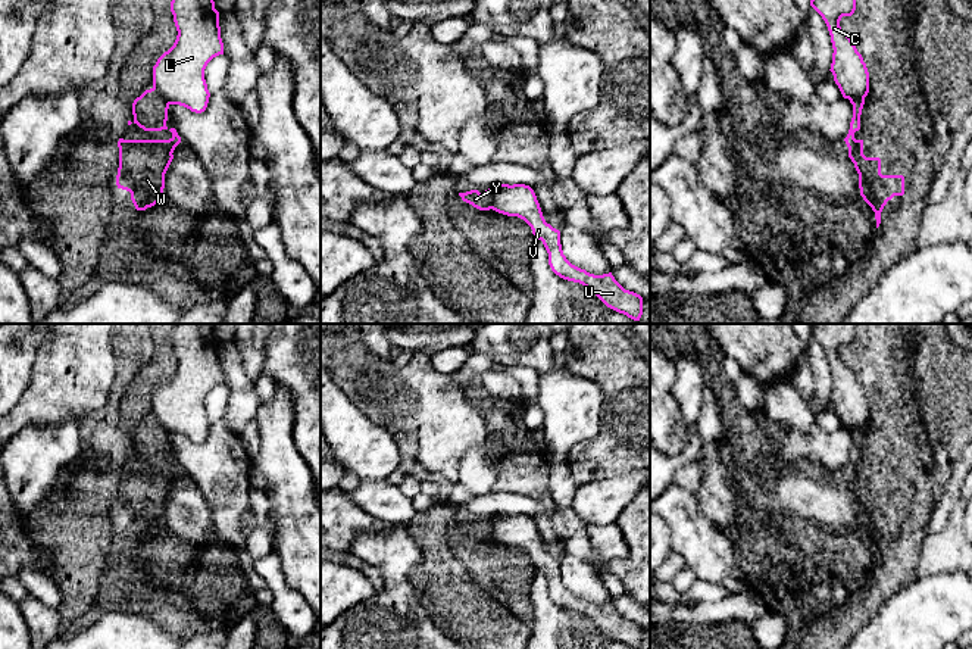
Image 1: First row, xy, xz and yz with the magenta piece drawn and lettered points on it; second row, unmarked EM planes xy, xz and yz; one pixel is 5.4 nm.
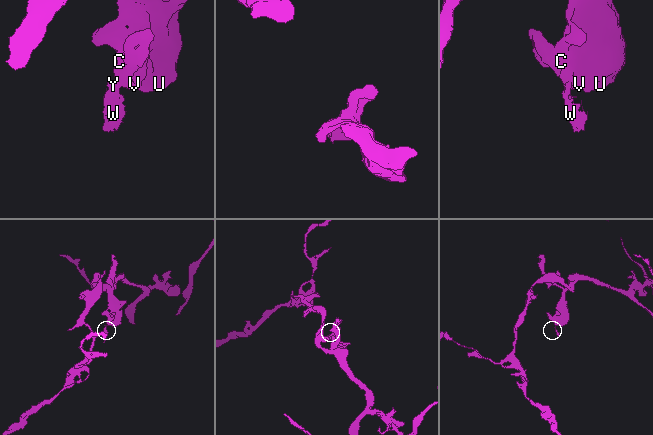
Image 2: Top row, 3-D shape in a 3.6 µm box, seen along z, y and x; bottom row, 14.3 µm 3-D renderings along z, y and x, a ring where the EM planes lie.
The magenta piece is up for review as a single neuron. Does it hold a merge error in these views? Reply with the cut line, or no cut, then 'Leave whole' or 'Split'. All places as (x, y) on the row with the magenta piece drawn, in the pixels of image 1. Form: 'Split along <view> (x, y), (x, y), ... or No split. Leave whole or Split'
Split along xz (487, 190), (491, 208). Split

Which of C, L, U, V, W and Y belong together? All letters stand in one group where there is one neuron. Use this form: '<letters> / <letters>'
C L U V / W Y

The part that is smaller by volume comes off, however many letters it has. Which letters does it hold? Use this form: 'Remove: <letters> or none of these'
Remove: W, Y

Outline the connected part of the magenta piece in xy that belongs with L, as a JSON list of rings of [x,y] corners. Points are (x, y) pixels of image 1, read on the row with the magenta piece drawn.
[[[172,0],[171,12],[178,31],[174,46],[153,66],[153,90],[169,104],[179,104],[191,112],[206,110],[210,93],[204,79],[207,63],[224,54],[219,12],[213,0]]]

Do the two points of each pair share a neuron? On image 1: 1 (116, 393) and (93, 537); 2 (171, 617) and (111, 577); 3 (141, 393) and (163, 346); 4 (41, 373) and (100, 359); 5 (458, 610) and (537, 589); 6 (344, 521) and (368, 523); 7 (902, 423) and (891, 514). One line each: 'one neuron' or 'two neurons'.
1: one neuron
2: one neuron
3: one neuron
4: one neuron
5: two neurons
6: one neuron
7: one neuron

